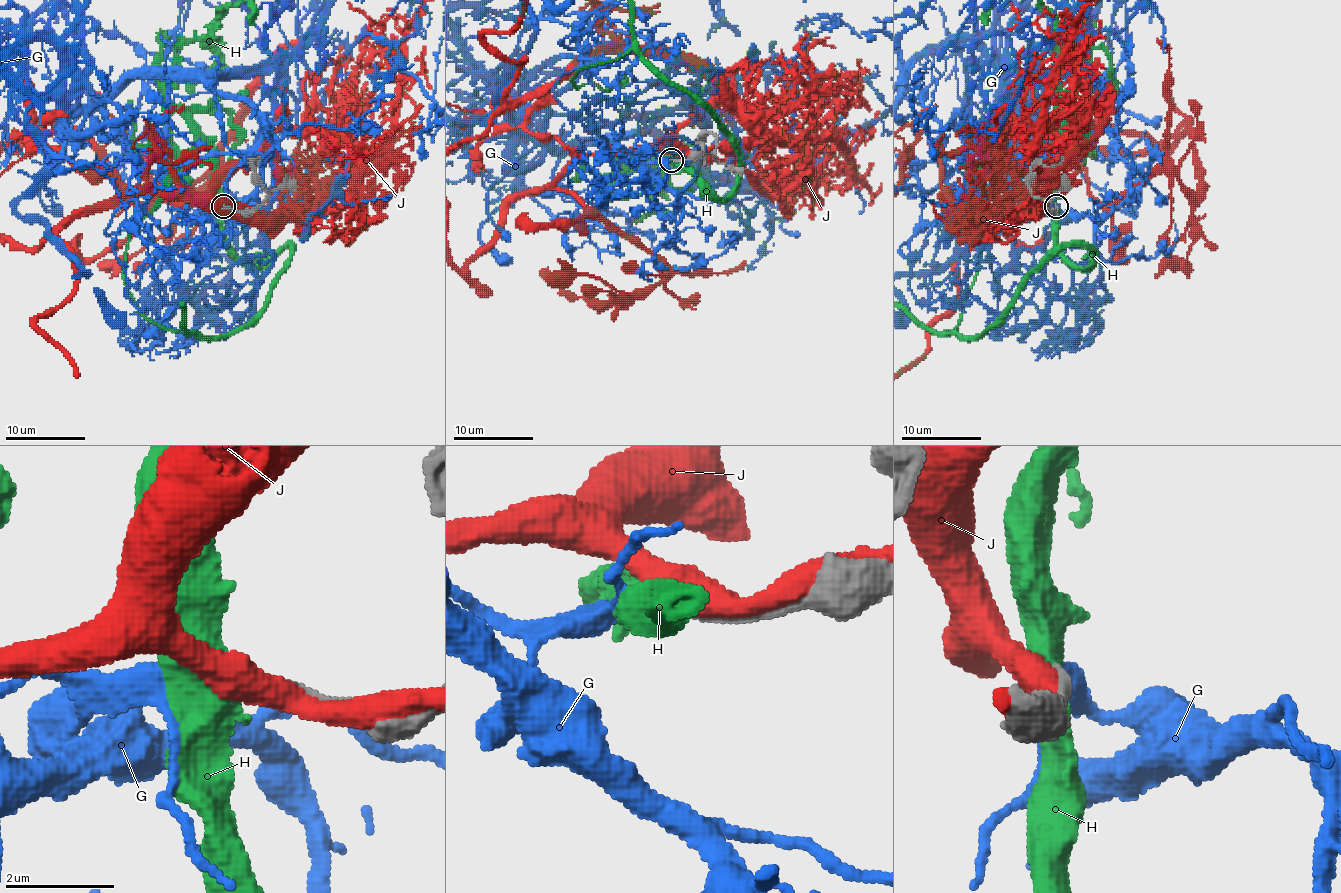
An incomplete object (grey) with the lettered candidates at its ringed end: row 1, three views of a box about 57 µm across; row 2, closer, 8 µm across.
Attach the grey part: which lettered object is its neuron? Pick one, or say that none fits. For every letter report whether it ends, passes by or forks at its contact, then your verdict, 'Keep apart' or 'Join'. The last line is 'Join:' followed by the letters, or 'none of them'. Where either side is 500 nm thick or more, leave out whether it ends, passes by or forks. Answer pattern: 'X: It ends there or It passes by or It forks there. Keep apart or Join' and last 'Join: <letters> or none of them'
G: It ends there. Join
H: It passes by. Keep apart
J: It passes by. Keep apart
Join: G

